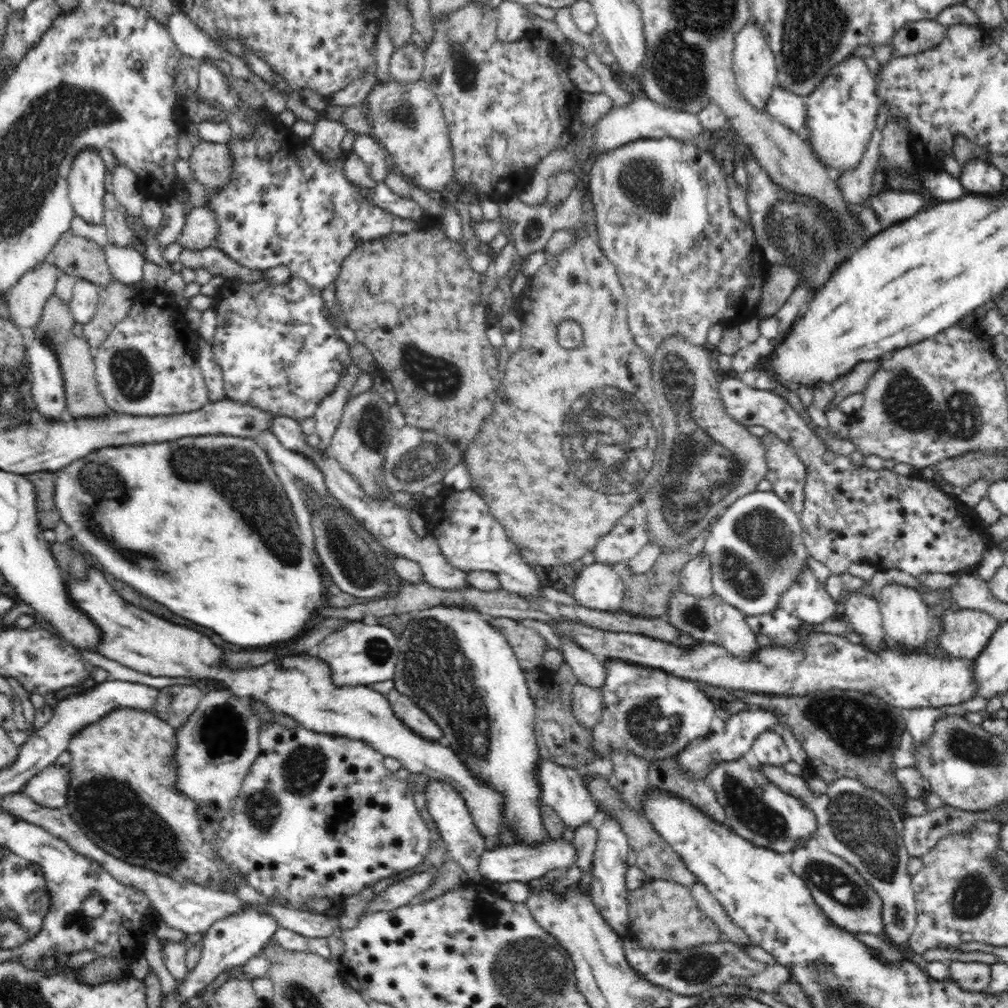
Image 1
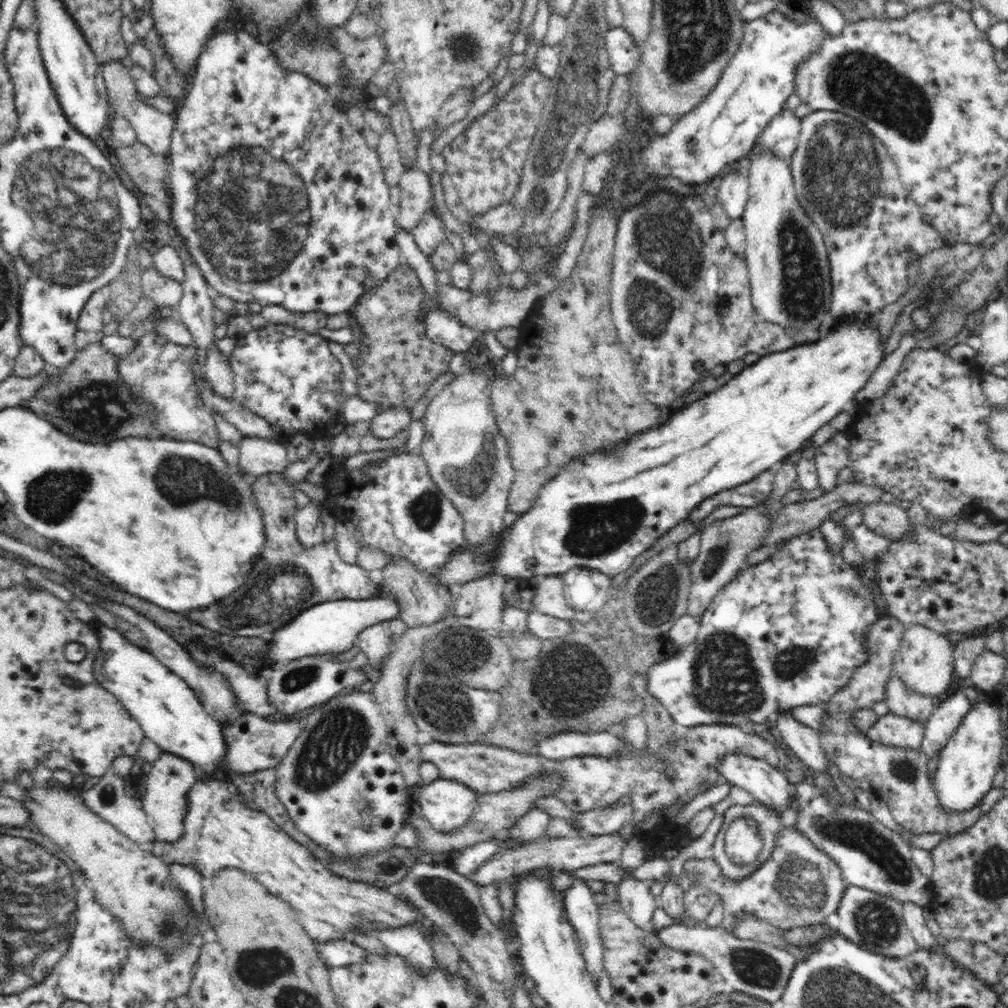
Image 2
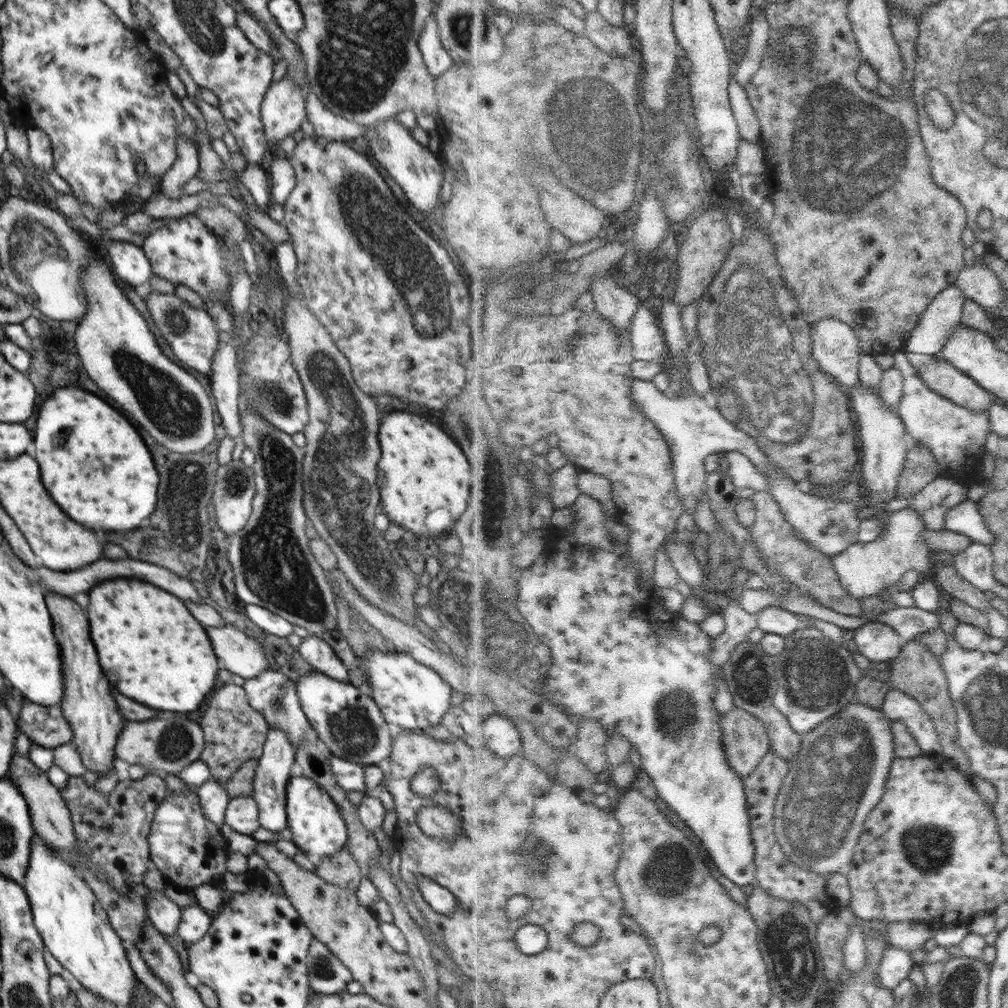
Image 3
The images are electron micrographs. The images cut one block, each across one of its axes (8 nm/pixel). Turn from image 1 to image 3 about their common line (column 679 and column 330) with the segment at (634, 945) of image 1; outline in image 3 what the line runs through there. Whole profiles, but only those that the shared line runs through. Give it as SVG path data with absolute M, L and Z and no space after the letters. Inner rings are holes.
M322 942L310 946L306 964L313 993L336 994L353 980L350 970Z

